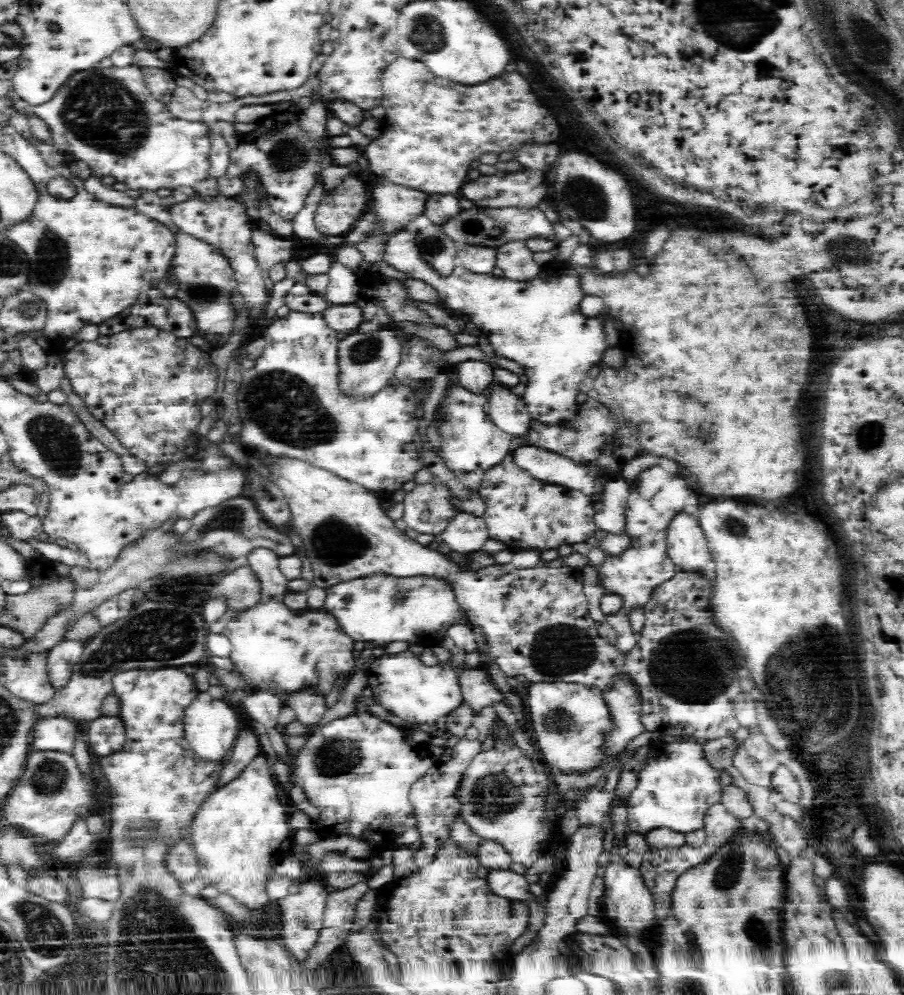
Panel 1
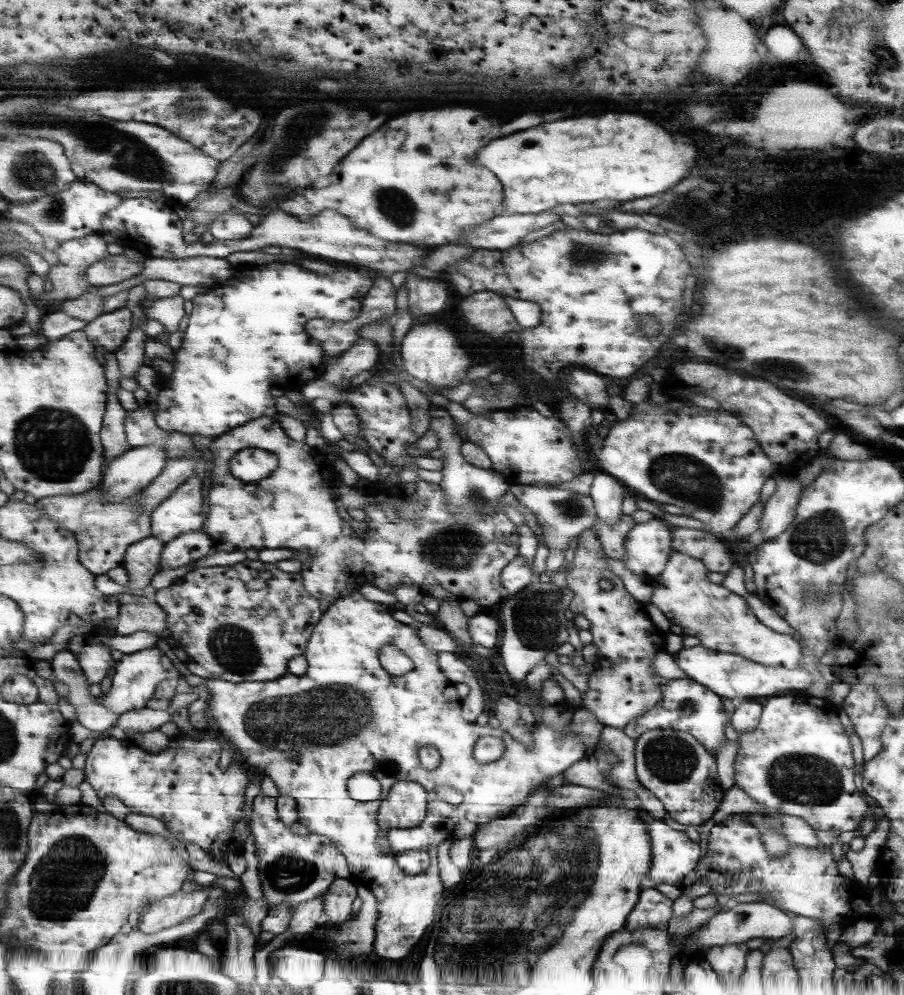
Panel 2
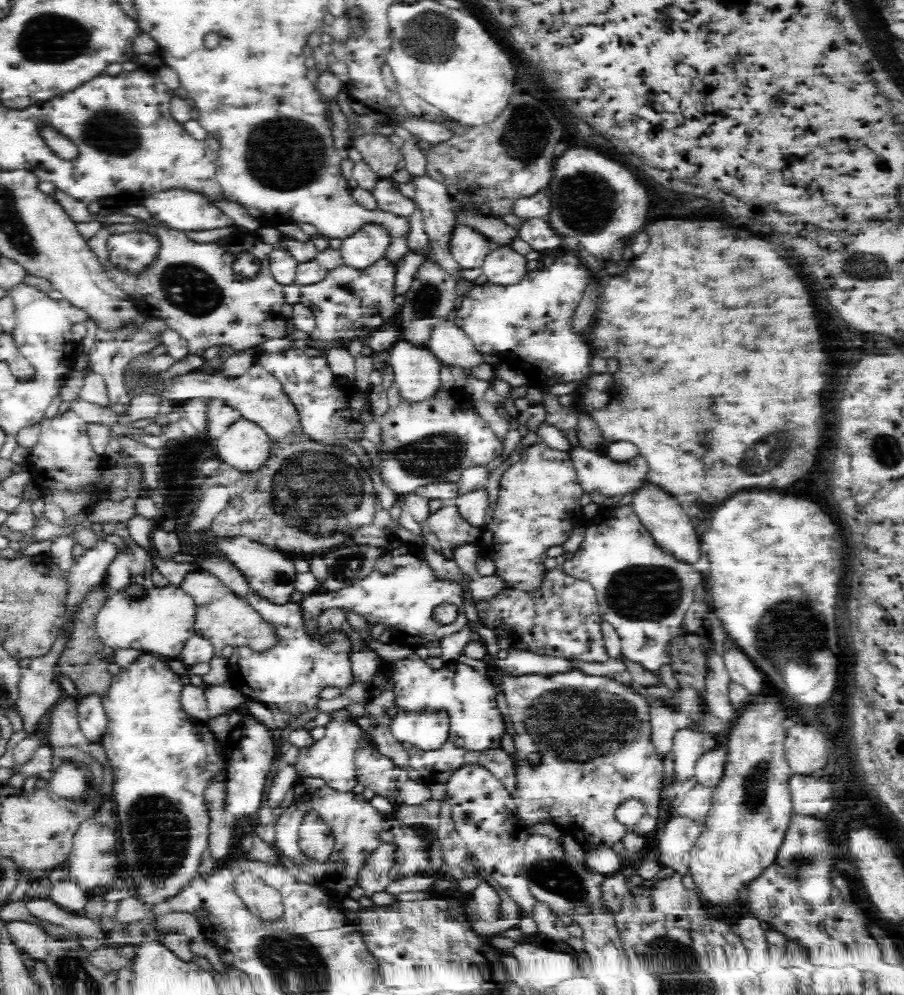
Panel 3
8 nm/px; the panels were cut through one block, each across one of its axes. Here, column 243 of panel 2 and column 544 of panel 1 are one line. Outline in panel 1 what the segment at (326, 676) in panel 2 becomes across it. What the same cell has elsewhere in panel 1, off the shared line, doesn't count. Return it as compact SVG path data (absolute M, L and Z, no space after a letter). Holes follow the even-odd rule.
M538 682L528 690L528 718L534 732L534 746L550 770L588 772L604 758L602 740L612 730L612 718L604 696L594 688L566 682Z

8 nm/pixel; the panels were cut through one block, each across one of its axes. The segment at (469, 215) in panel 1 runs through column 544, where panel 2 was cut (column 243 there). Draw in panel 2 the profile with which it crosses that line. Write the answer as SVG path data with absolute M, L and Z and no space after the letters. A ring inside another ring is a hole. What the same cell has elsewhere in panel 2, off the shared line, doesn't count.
M225 212L219 214L215 218L215 222L211 224L211 234L215 236L217 242L231 242L231 240L245 240L251 238L255 234L255 226L241 214L233 214L233 212Z

